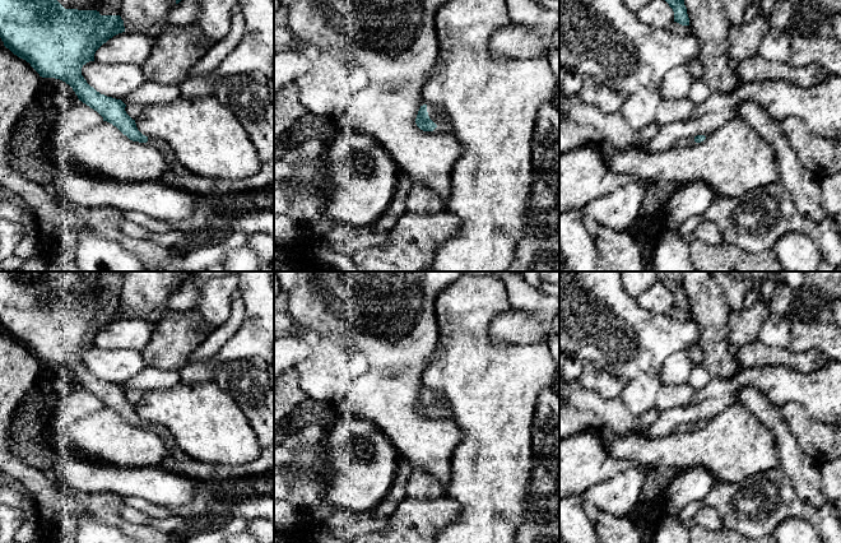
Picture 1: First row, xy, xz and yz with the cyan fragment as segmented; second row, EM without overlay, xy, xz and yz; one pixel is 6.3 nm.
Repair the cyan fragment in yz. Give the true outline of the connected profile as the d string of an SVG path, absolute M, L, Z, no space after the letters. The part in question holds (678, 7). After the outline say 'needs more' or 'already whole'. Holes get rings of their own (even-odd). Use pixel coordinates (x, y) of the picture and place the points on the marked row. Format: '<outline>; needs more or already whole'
M665 0L674 11L674 22L682 25L689 25L689 18L684 0Z; already whole

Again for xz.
M427 105L420 106L415 124L423 131L446 131L450 127L445 113L438 107Z; needs more

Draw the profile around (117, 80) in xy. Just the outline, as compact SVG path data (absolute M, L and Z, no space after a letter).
M89 61L83 65L82 75L97 92L116 99L127 97L148 82L141 65L135 64Z

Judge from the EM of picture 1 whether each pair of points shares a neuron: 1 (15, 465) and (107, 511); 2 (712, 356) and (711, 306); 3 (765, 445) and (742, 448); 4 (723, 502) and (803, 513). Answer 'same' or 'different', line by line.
1: same
2: same
3: same
4: same

